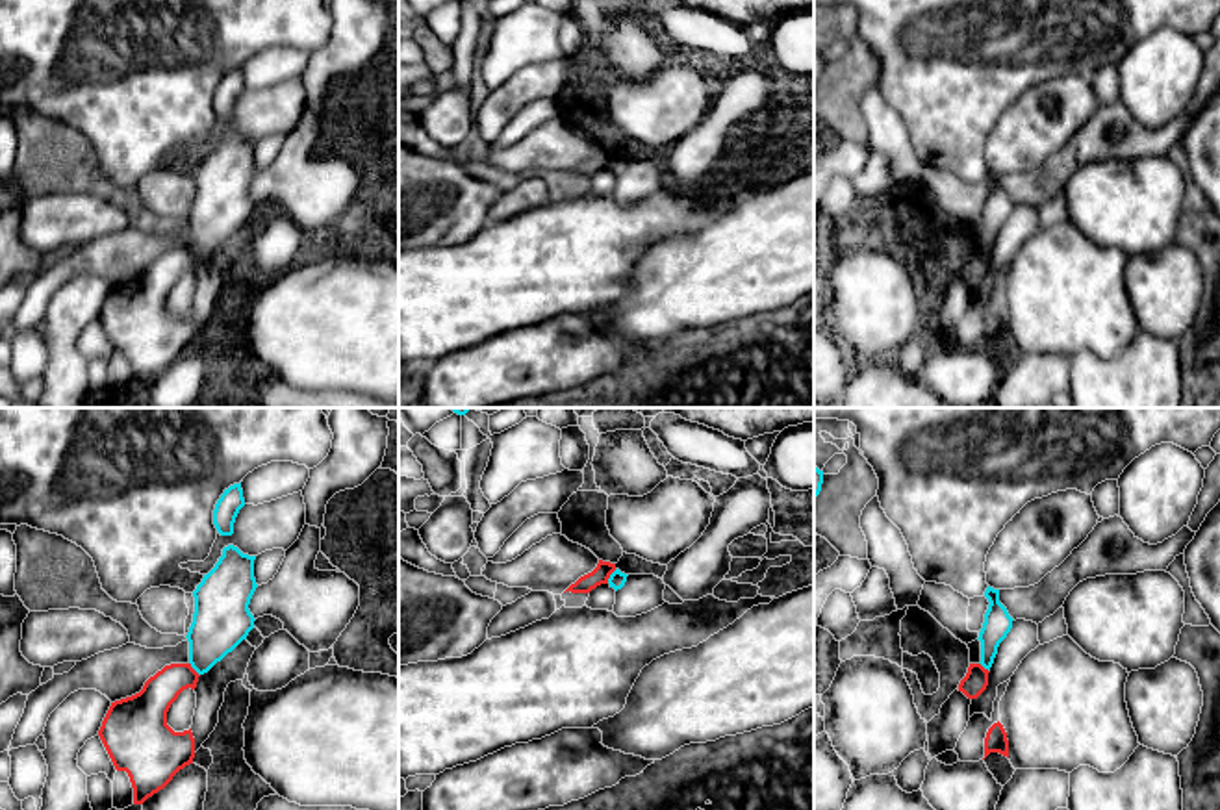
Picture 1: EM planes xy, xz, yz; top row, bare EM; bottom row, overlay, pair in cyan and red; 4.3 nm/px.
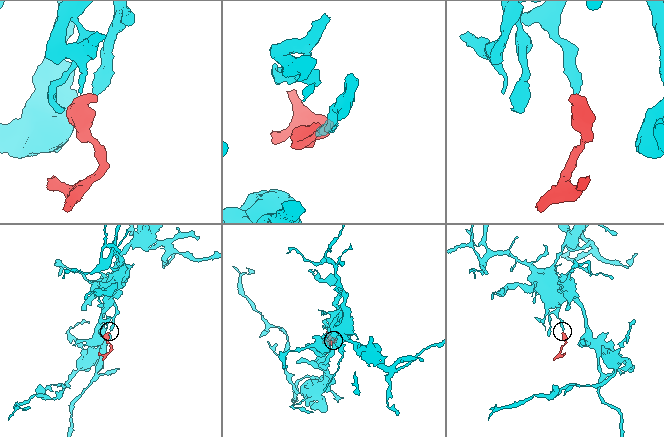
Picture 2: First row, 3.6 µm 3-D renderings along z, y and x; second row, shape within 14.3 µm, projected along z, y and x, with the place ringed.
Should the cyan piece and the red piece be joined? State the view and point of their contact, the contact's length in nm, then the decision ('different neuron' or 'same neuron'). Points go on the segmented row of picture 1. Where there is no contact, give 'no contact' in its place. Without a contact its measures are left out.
xz (610, 577) | 80 nm | different neuron

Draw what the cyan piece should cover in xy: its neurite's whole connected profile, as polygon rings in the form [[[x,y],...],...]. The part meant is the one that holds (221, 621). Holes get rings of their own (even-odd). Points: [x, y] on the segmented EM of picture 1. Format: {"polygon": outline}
{"polygon": [[[234,545],[224,547],[215,567],[193,591],[195,614],[185,638],[189,664],[198,675],[208,673],[254,628],[256,619],[248,610],[258,588],[254,560]]]}

